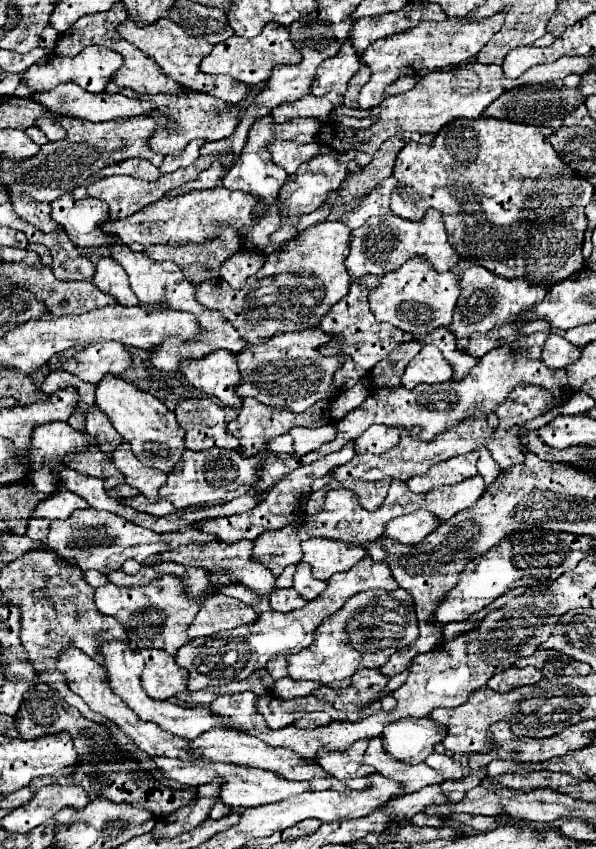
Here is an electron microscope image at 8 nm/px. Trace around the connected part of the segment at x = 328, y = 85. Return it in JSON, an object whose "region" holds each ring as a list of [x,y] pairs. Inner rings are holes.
{"region":[[[344,41],[342,49],[334,57],[324,60],[316,70],[311,93],[317,96],[317,81],[320,81],[320,95],[338,91],[344,93],[350,77],[360,69],[360,59],[352,43]]]}

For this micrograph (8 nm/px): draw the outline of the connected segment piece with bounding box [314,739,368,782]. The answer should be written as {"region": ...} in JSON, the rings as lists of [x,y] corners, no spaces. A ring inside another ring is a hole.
{"region":[[[360,739],[360,741],[352,743],[350,749],[342,752],[320,751],[314,761],[338,780],[347,782],[358,775],[368,775],[366,765],[362,763],[362,755],[366,751],[366,745],[368,745],[368,739]]]}

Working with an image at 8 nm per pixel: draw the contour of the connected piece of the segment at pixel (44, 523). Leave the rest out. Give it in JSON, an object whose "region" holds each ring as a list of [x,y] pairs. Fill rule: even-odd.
{"region":[[[30,519],[28,523],[28,537],[34,539],[34,541],[46,541],[48,537],[48,527],[50,527],[50,521],[48,519]]]}

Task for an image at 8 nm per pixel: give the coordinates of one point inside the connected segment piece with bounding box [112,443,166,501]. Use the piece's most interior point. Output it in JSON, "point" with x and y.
{"point":[147,480]}

